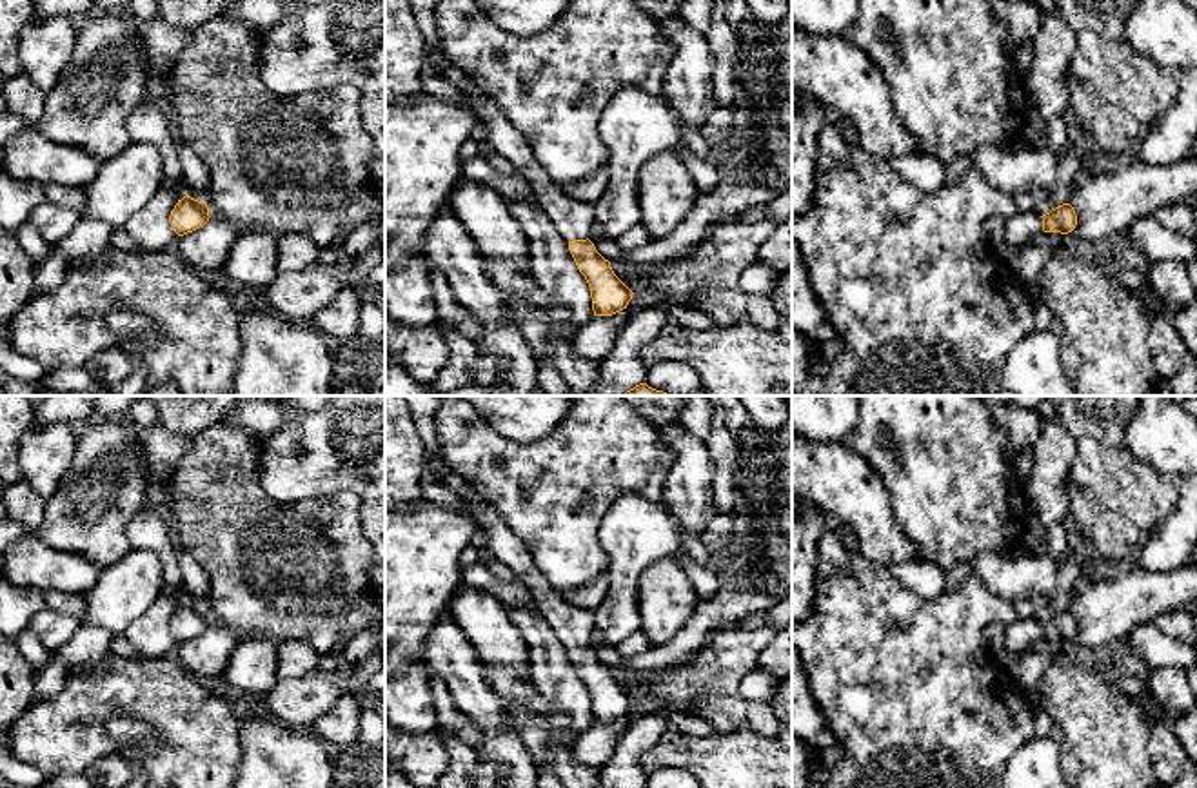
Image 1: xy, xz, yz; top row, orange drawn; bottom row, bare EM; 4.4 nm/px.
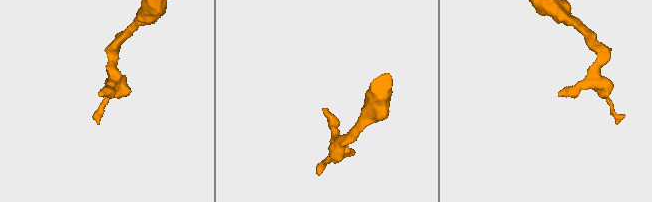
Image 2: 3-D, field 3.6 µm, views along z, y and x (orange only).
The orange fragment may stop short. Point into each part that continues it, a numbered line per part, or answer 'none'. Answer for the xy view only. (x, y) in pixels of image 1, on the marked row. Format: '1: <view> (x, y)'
none

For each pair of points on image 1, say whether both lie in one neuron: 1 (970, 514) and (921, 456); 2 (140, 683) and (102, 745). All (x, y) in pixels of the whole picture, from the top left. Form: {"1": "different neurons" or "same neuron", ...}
{"1": "same neuron", "2": "same neuron"}

